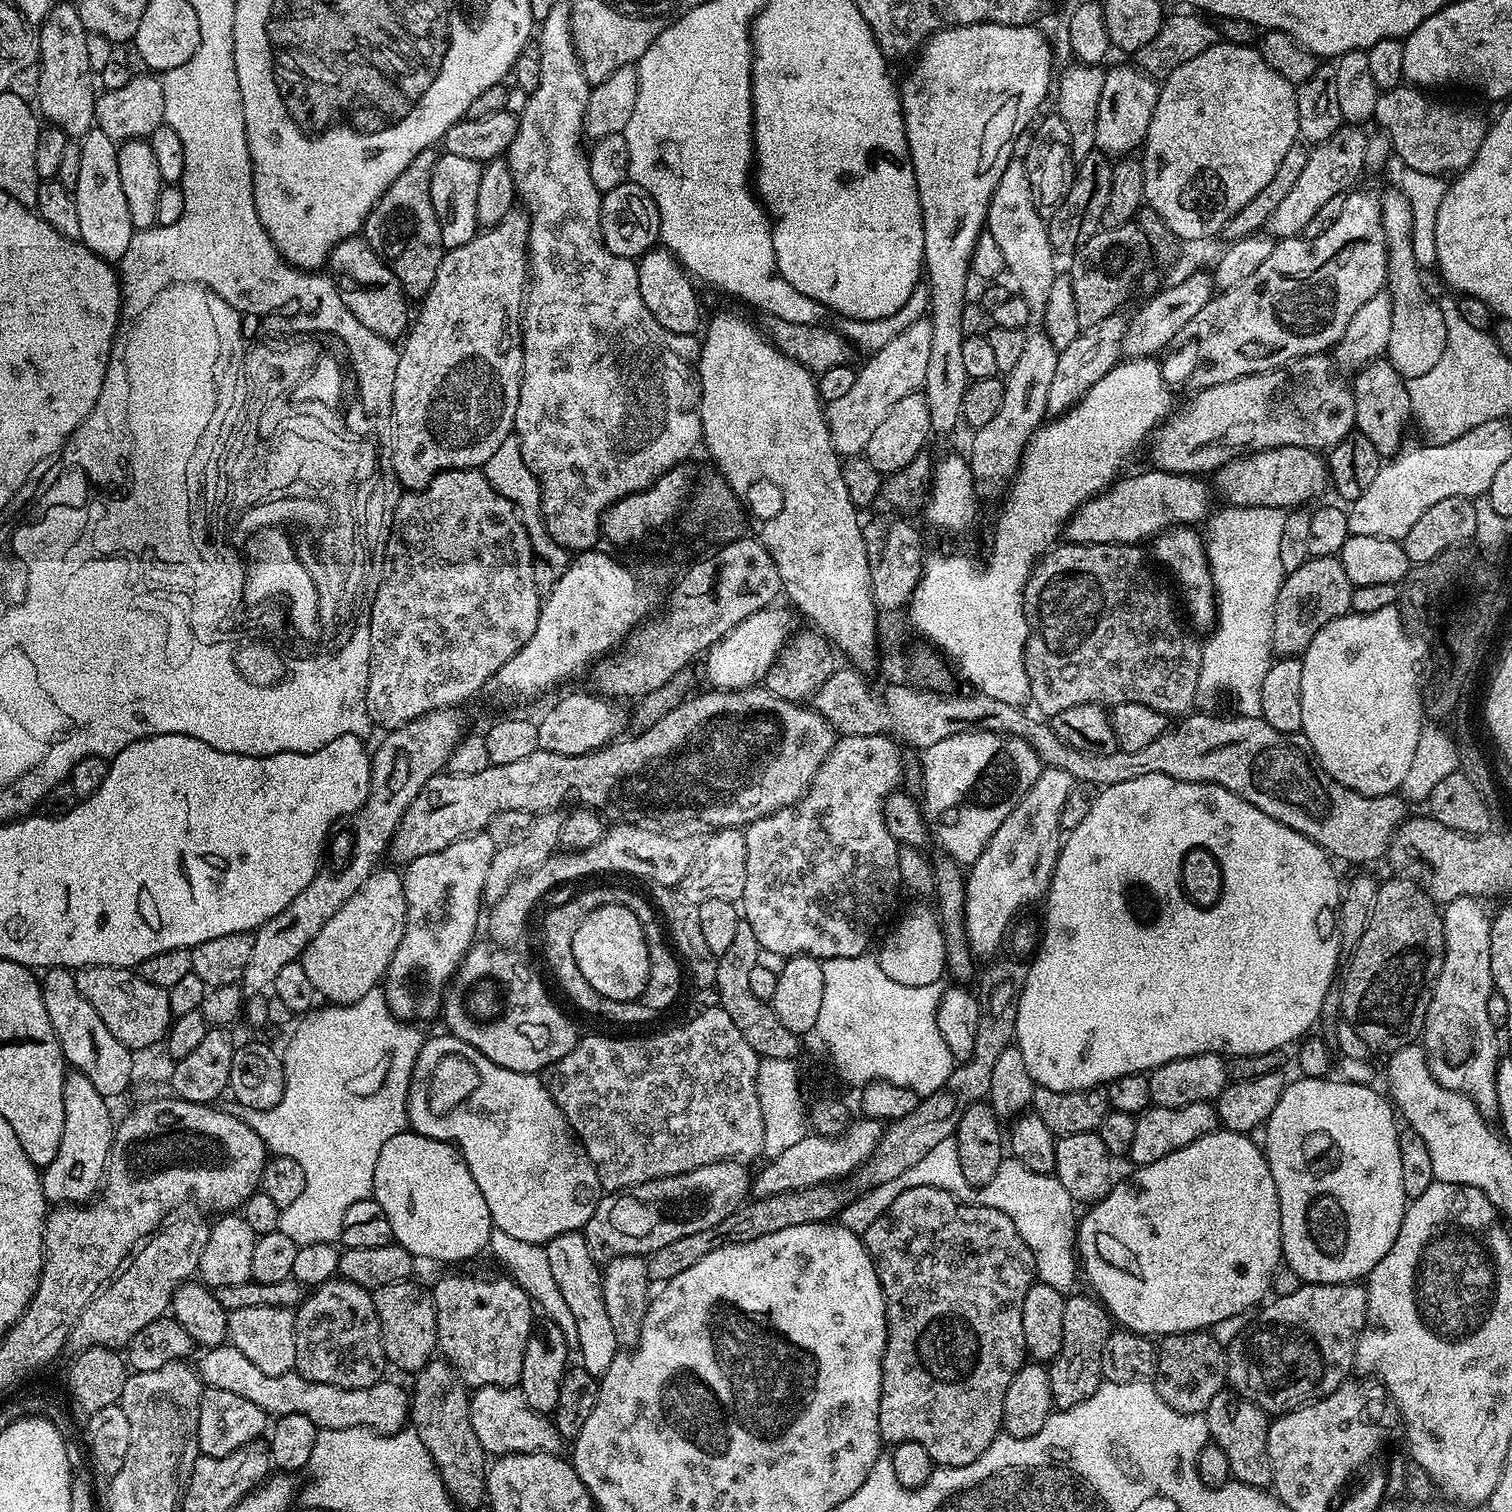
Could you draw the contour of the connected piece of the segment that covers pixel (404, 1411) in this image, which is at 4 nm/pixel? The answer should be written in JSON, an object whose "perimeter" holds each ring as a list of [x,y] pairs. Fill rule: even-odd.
{"perimeter":[[[225,1342],[216,1348],[207,1349],[205,1356],[198,1363],[200,1379],[209,1388],[230,1390],[230,1394],[238,1394],[254,1402],[269,1417],[275,1418],[286,1414],[306,1414],[317,1429],[346,1430],[347,1428],[372,1428],[375,1432],[391,1434],[399,1432],[410,1420],[410,1396],[396,1384],[391,1384],[388,1378],[374,1386],[366,1386],[358,1390],[326,1386],[326,1382],[310,1382],[302,1378],[300,1373],[293,1370],[288,1373],[266,1374],[258,1370],[238,1350],[235,1344]]]}

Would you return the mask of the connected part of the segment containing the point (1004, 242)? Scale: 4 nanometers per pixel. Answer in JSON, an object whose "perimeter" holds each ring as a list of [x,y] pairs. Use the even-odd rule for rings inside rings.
{"perimeter":[[[1013,158],[1006,170],[1002,170],[1002,178],[998,178],[998,186],[994,186],[994,194],[990,198],[986,232],[994,238],[994,242],[998,242],[998,250],[1002,250],[1004,267],[1009,273],[1012,271],[1016,279],[1015,291],[1030,306],[1028,328],[1032,331],[1036,328],[1036,332],[1029,331],[1026,335],[1026,347],[1022,349],[1018,366],[1006,373],[1002,407],[992,421],[971,433],[972,445],[966,451],[979,495],[1000,498],[1020,469],[1020,459],[1024,457],[1030,438],[1048,416],[1046,398],[1049,397],[1050,382],[1059,358],[1059,351],[1048,335],[1040,330],[1044,327],[1046,298],[1050,298],[1050,286],[1054,286],[1054,278],[1058,274],[1058,257],[1050,246],[1047,223],[1034,206],[1030,174],[1026,174],[1023,159]]]}

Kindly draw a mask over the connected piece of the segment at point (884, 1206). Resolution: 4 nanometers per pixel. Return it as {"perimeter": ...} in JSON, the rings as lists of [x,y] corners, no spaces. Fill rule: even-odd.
{"perimeter":[[[955,1139],[938,1142],[938,1146],[934,1146],[934,1150],[930,1150],[930,1154],[926,1154],[926,1158],[922,1158],[922,1162],[910,1166],[910,1170],[906,1170],[906,1174],[898,1174],[898,1178],[883,1184],[882,1190],[868,1190],[860,1194],[864,1196],[858,1197],[857,1200],[849,1199],[838,1213],[838,1223],[846,1230],[862,1234],[888,1209],[888,1204],[894,1202],[894,1198],[898,1198],[898,1194],[902,1194],[914,1186],[941,1188],[956,1197],[957,1200],[965,1202],[973,1199],[974,1186],[970,1182],[966,1182],[966,1174],[962,1174],[962,1162],[958,1162],[958,1146]]]}

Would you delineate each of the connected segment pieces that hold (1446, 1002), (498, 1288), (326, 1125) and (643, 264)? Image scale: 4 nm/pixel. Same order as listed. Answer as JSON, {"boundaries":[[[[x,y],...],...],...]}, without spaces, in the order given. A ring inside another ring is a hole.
{"boundaries":[[[[1475,896],[1454,898],[1443,905],[1444,961],[1438,982],[1432,991],[1430,1006],[1422,1029],[1422,1047],[1428,1056],[1432,1077],[1443,1088],[1462,1092],[1476,1104],[1486,1118],[1499,1113],[1496,1067],[1499,1066],[1500,1040],[1486,1006],[1494,991],[1490,974],[1492,916],[1484,909],[1485,901]]],[[[452,1272],[430,1288],[438,1314],[439,1351],[472,1390],[486,1386],[517,1387],[522,1374],[522,1354],[526,1354],[526,1342],[534,1334],[532,1299],[515,1280],[501,1275],[467,1276],[464,1272]]],[[[379,987],[371,988],[358,1002],[345,1004],[343,1006],[324,1006],[319,1007],[303,1017],[300,1025],[295,1025],[296,1033],[288,1040],[288,1045],[282,1048],[282,1059],[284,1062],[284,1093],[278,1102],[270,1110],[266,1110],[252,1120],[252,1128],[262,1138],[271,1153],[278,1156],[289,1156],[302,1166],[306,1173],[306,1190],[302,1190],[302,1195],[290,1206],[280,1209],[280,1226],[278,1231],[286,1234],[286,1238],[294,1238],[294,1242],[301,1244],[336,1244],[342,1234],[342,1218],[346,1218],[346,1210],[354,1206],[354,1202],[367,1200],[372,1195],[372,1183],[374,1182],[374,1166],[378,1162],[378,1154],[394,1134],[405,1131],[409,1127],[408,1123],[408,1087],[410,1078],[414,1070],[414,1062],[418,1062],[418,1054],[422,1050],[426,1039],[425,1033],[420,1033],[415,1023],[409,1022],[393,1012],[388,999],[385,998],[383,991]]],[[[656,246],[645,252],[639,257],[636,269],[642,302],[646,302],[646,310],[650,310],[654,318],[658,318],[658,326],[683,336],[690,336],[701,331],[700,300],[696,297],[695,288],[697,285],[688,269],[683,268],[680,261],[667,248]]]]}

